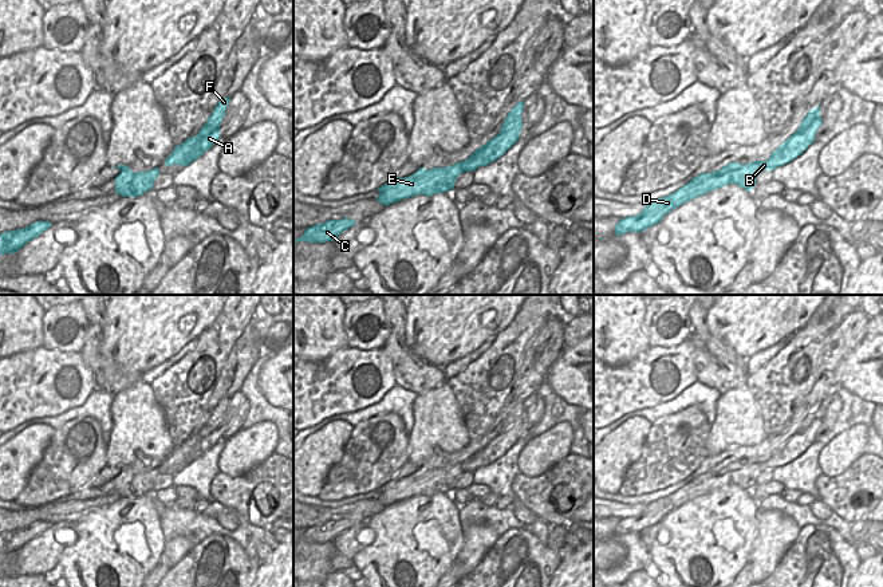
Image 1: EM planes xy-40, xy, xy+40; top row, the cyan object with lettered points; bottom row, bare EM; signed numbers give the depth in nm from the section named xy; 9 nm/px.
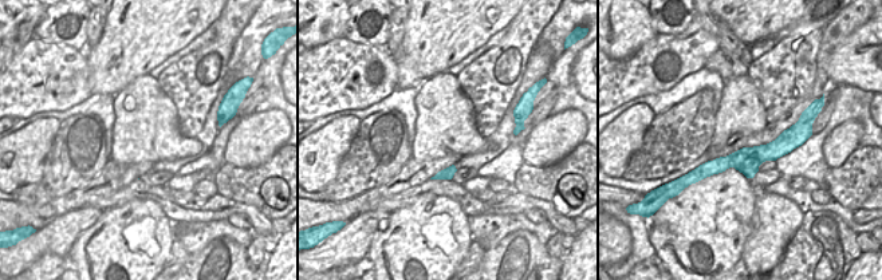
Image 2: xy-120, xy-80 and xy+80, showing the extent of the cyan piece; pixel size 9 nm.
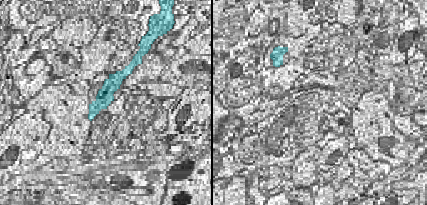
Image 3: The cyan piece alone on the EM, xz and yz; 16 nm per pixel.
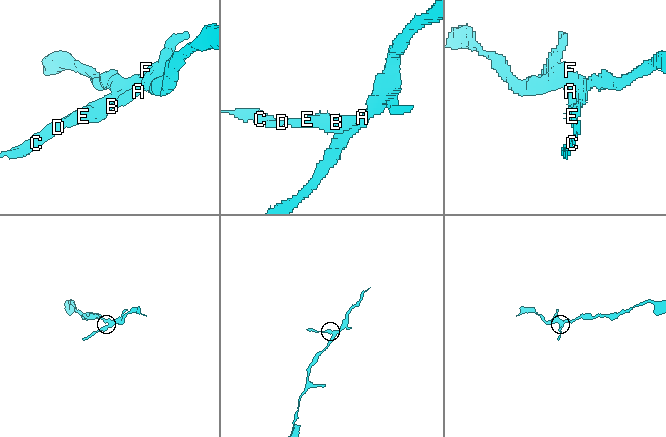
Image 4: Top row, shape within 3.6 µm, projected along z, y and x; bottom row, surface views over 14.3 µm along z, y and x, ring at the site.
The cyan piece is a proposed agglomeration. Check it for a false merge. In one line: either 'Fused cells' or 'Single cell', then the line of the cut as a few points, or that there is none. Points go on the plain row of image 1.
Fused cells. Split along xy+40 (819, 417), (809, 426), (796, 433)

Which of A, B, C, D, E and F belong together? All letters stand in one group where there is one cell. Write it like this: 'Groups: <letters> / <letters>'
Groups: A B C D E / F

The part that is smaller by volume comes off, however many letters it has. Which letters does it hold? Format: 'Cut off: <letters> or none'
Cut off: A, B, C, D, E

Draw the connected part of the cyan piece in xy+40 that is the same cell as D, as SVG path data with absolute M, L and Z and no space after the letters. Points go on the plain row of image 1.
M817 418L807 430L792 434L770 454L766 461L754 461L746 465L730 462L717 472L702 473L691 478L690 482L679 488L677 492L647 504L639 515L620 519L615 525L615 535L620 536L627 532L640 533L644 529L661 523L665 515L679 505L729 484L736 484L750 492L754 488L756 478L761 472L772 472L773 469L801 456L803 452L807 450L816 440L815 434L821 423L823 419Z

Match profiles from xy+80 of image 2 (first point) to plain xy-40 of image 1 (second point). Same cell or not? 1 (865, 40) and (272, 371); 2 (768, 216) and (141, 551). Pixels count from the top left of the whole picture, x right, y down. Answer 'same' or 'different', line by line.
1: same
2: different

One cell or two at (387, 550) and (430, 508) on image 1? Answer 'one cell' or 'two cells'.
one cell

